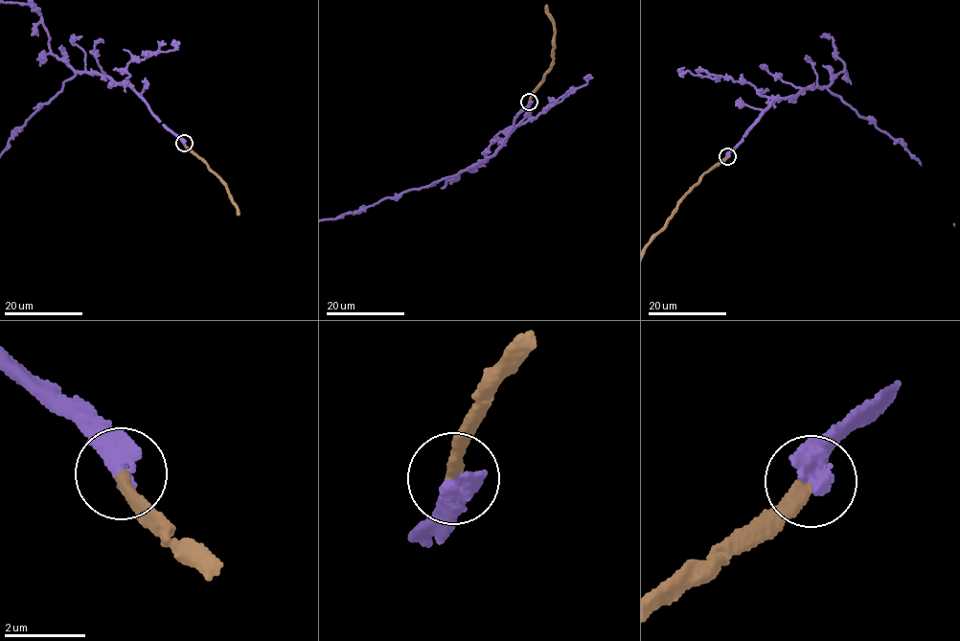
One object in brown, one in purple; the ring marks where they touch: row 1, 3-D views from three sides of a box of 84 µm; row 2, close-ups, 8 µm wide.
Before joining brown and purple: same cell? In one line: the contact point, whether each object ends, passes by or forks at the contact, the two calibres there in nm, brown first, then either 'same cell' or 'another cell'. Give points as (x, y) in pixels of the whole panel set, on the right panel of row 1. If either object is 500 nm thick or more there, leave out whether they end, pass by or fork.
at (727, 156); 320 nm thick on the brown side, 550 nm on the other; same cell

